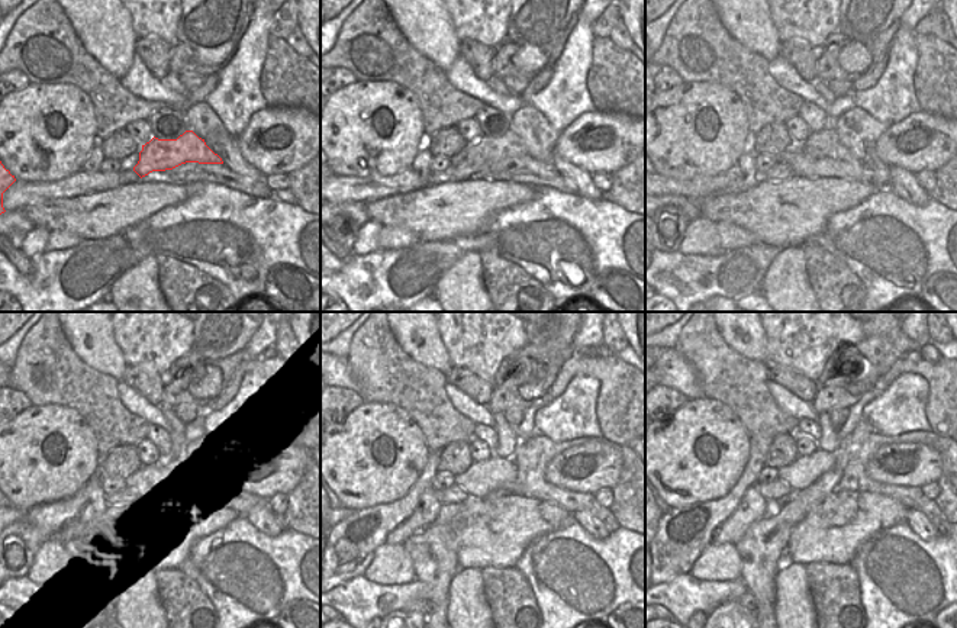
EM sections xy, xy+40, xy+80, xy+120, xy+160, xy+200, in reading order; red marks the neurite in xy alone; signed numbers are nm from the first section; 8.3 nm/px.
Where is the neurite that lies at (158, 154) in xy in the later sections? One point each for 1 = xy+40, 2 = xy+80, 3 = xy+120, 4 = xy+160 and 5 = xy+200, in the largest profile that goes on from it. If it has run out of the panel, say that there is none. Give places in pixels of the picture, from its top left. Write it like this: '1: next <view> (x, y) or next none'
1: next xy+40 (487, 150)
2: next xy+80 (824, 144)
3: next xy+120 (128, 496)
4: next xy+160 (454, 493)
5: next xy+200 (775, 490)

